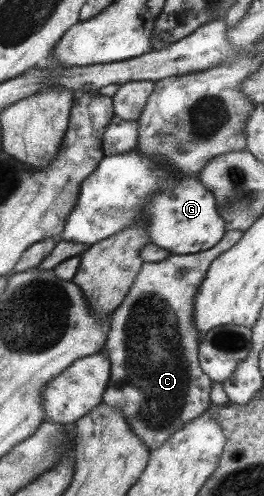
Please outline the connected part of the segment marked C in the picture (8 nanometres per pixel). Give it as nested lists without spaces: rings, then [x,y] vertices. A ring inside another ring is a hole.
[[[228,230],[209,250],[195,254],[170,254],[157,262],[142,262],[127,295],[111,316],[105,342],[110,364],[109,382],[101,403],[119,408],[125,422],[149,451],[156,449],[185,422],[201,416],[211,404],[209,393],[212,380],[203,374],[198,365],[200,337],[193,327],[193,300],[209,263],[233,246],[241,235],[242,230]]]

